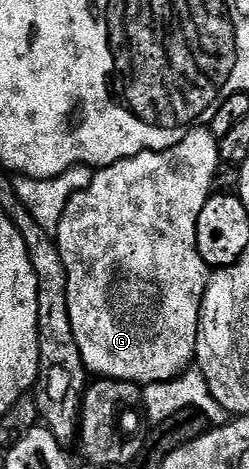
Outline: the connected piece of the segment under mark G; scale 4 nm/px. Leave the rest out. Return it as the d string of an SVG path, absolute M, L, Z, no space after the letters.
M197 126L185 133L185 137L175 146L162 152L141 152L126 160L109 164L106 168L94 171L93 181L79 194L67 202L67 210L63 210L63 218L59 218L59 226L55 233L57 249L63 258L63 266L67 270L67 314L70 315L71 330L79 348L79 354L86 369L94 377L107 380L126 380L132 384L158 384L180 376L194 363L197 355L197 335L199 334L199 318L201 303L209 285L211 269L203 262L197 249L197 223L203 206L214 191L213 179L217 176L217 168L221 164L221 155L217 149L219 140L208 127Z

